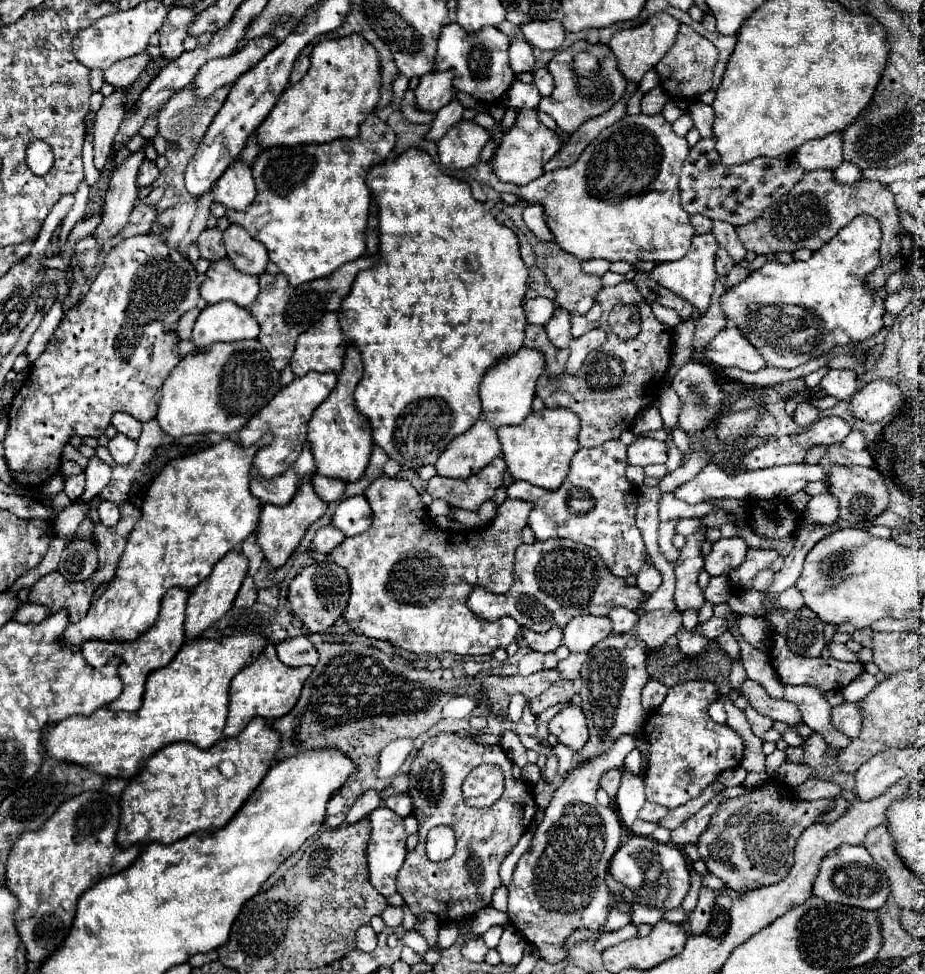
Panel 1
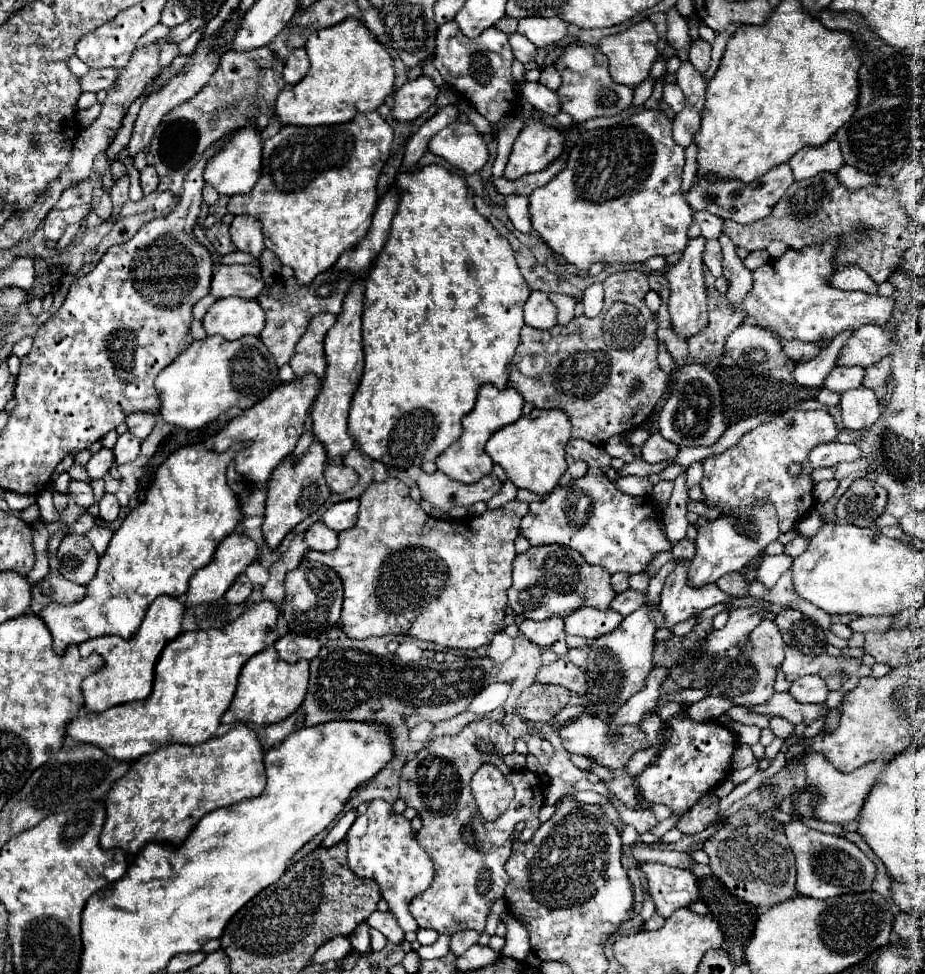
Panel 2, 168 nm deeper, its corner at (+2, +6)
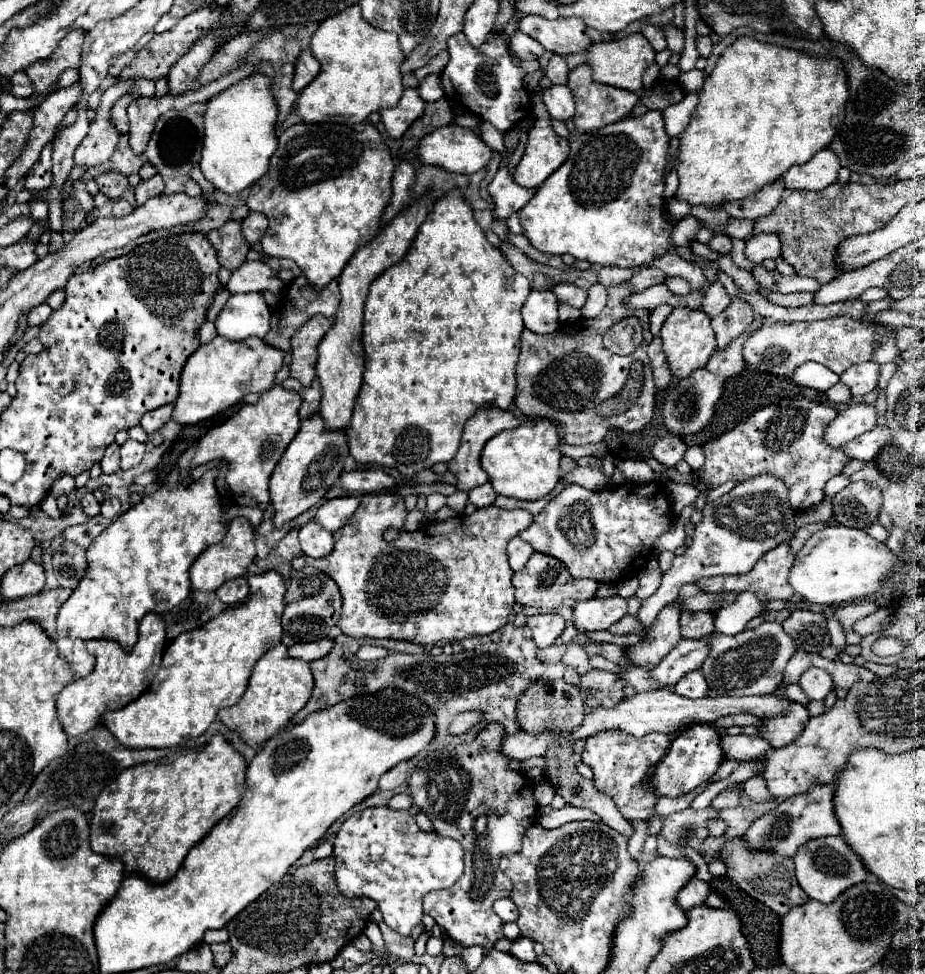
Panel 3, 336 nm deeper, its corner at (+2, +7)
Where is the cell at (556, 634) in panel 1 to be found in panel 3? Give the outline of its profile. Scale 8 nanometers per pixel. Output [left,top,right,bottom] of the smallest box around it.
[526,613,566,647]

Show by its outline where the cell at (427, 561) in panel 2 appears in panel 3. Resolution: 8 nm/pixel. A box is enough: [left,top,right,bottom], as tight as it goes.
[292,493,532,645]

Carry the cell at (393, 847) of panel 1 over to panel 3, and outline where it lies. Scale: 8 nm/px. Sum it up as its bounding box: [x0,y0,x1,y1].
[334,807,464,935]

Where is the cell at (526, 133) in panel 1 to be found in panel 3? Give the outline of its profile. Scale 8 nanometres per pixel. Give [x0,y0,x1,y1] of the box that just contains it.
[514,105,568,189]

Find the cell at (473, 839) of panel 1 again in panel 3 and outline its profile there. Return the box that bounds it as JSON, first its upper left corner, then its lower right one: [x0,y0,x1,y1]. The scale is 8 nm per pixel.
[410,723,538,953]

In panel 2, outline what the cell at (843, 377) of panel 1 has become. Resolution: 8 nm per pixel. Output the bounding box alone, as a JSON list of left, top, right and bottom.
[824,366,864,392]

